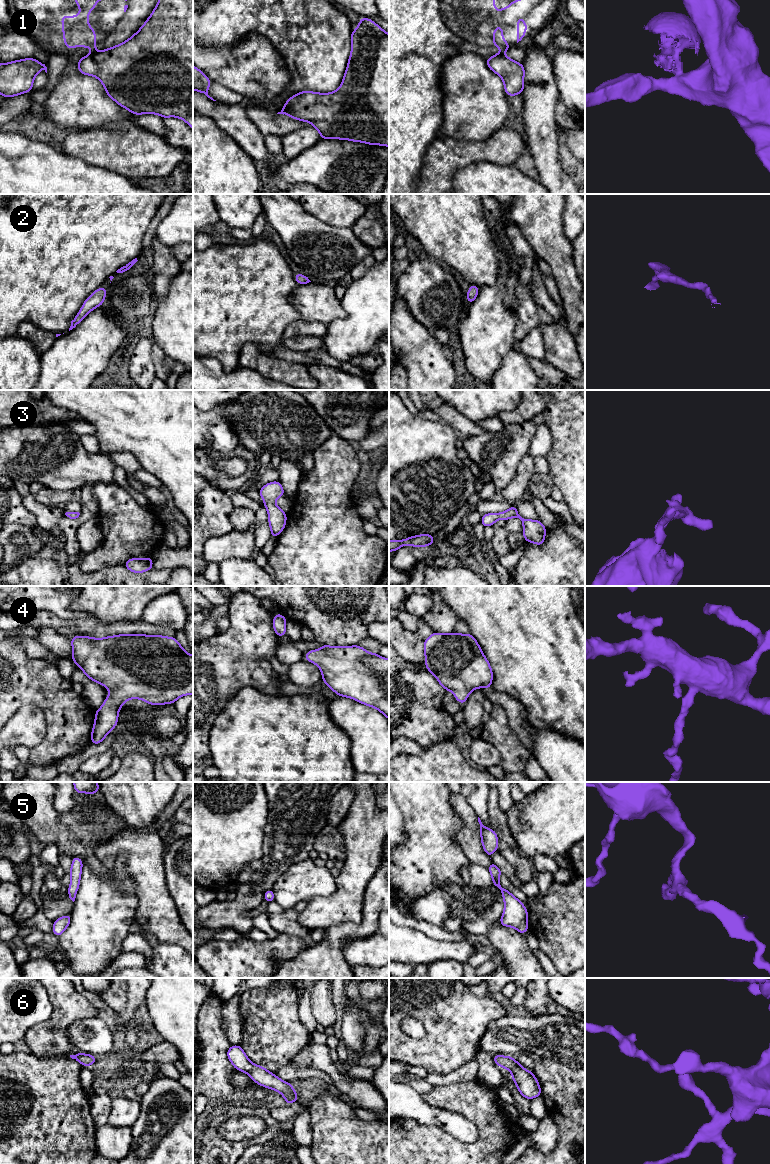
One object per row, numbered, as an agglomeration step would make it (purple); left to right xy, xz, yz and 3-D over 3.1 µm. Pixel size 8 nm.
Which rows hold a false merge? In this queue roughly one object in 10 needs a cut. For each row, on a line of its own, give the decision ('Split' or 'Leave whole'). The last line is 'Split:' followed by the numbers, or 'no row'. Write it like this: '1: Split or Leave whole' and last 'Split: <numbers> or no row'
1: Split
2: Leave whole
3: Leave whole
4: Leave whole
5: Leave whole
6: Leave whole
Split: 1

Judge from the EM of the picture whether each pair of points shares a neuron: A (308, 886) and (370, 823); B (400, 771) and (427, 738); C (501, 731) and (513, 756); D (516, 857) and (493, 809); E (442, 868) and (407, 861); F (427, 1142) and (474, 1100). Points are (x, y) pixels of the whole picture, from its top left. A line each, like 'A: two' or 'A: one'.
A: two
B: two
C: one
D: one
E: one
F: one

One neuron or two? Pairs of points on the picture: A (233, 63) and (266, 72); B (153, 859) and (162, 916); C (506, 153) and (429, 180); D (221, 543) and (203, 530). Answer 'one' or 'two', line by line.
A: one
B: one
C: one
D: two

